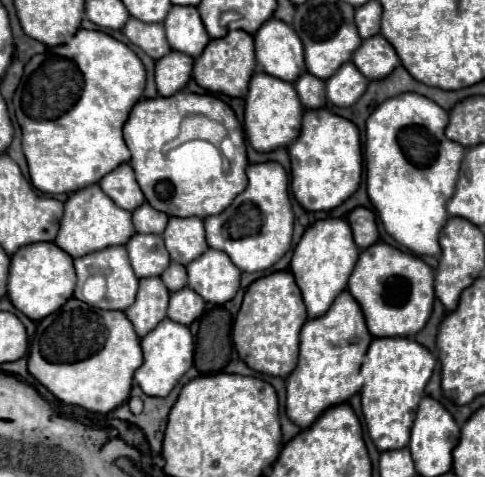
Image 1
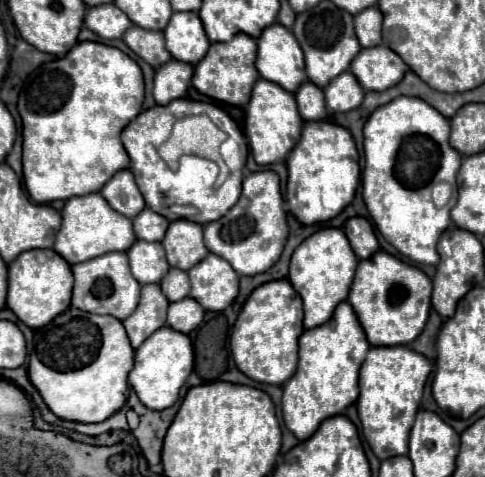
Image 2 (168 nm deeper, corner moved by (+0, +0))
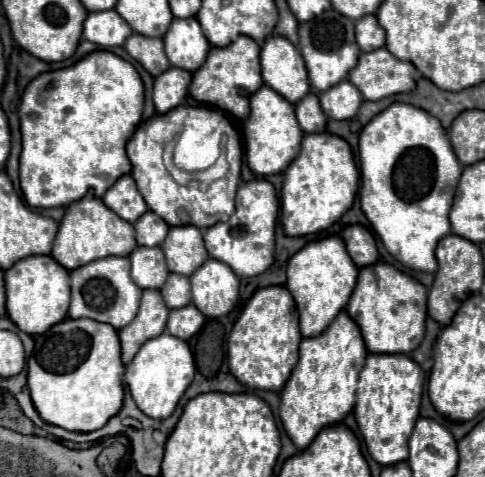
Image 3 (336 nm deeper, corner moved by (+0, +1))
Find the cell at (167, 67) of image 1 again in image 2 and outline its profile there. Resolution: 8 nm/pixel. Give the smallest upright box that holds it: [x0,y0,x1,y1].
[154,60,192,104]

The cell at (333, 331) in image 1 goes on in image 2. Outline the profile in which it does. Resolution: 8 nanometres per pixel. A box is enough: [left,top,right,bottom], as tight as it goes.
[282,302,372,440]

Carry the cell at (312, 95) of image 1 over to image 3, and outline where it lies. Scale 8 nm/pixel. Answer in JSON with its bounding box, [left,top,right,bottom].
[296,95,326,133]

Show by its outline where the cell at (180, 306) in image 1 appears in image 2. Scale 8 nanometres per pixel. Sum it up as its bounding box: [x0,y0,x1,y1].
[168,298,205,332]

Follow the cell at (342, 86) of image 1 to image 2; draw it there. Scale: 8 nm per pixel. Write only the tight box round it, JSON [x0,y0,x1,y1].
[324,72,364,112]

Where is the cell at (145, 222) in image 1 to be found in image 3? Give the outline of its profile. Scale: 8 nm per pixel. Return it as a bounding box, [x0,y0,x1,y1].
[136,211,168,247]

